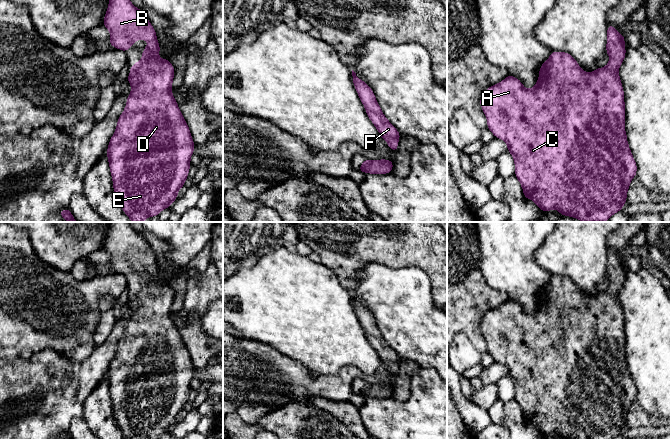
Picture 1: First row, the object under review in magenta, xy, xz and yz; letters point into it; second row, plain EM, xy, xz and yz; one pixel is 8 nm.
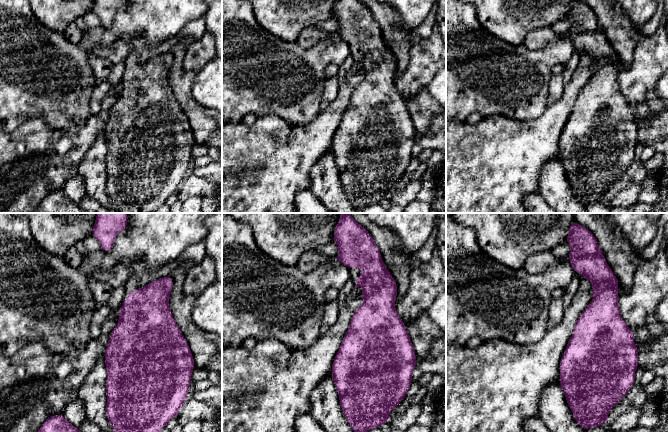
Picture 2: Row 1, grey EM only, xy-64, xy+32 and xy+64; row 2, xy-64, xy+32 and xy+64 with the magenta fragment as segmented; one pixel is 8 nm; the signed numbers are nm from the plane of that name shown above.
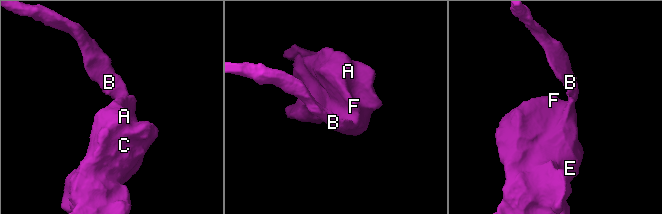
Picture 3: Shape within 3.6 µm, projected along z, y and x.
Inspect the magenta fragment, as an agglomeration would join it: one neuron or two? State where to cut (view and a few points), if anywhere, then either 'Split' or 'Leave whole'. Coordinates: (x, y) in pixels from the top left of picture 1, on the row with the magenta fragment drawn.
No split. Leave whole

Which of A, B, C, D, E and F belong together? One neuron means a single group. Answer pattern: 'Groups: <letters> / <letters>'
Groups: A B C D E F

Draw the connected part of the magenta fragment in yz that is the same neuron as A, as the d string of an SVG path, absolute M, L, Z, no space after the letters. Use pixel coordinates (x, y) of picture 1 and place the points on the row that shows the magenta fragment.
M608 24L606 53L610 60L603 68L596 68L593 72L585 72L578 62L567 52L552 51L549 58L539 69L539 79L532 89L526 89L522 82L508 75L504 80L487 88L480 98L480 106L487 118L487 128L494 137L504 140L507 144L507 151L511 153L515 163L515 176L521 184L524 198L531 199L544 213L556 209L562 216L570 216L582 222L605 222L613 214L622 210L627 203L627 192L632 179L637 173L637 164L629 148L627 134L625 132L625 101L624 90L619 77L619 67L623 63L626 49L624 35Z

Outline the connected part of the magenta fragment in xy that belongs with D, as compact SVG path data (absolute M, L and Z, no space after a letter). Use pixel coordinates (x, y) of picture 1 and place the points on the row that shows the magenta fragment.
M109 0L103 26L110 31L109 45L125 53L136 40L146 40L149 44L142 51L142 59L130 67L128 81L132 87L127 97L126 106L119 116L117 126L107 148L110 173L117 202L132 222L143 222L148 217L158 216L178 198L177 193L184 186L194 153L194 142L190 129L172 95L174 66L168 59L160 59L160 45L156 31L141 9L130 0Z

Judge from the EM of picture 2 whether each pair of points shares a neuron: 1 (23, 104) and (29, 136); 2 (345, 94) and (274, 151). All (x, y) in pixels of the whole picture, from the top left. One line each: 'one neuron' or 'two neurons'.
1: two neurons
2: one neuron

